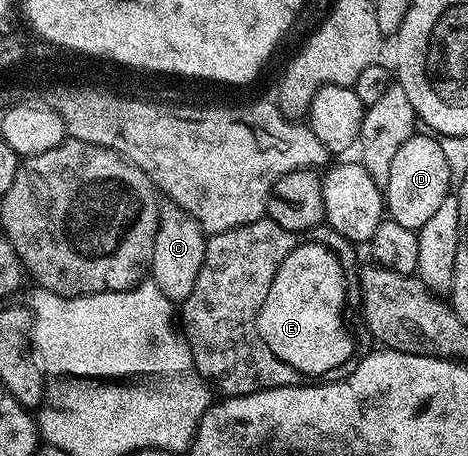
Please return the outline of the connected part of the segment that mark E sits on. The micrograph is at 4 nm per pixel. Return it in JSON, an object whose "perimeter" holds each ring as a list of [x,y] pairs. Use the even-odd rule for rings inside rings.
{"perimeter":[[[300,242],[283,259],[258,311],[257,328],[264,343],[281,361],[303,377],[317,379],[354,358],[353,339],[343,323],[347,284],[337,255],[326,244],[308,242]]]}

